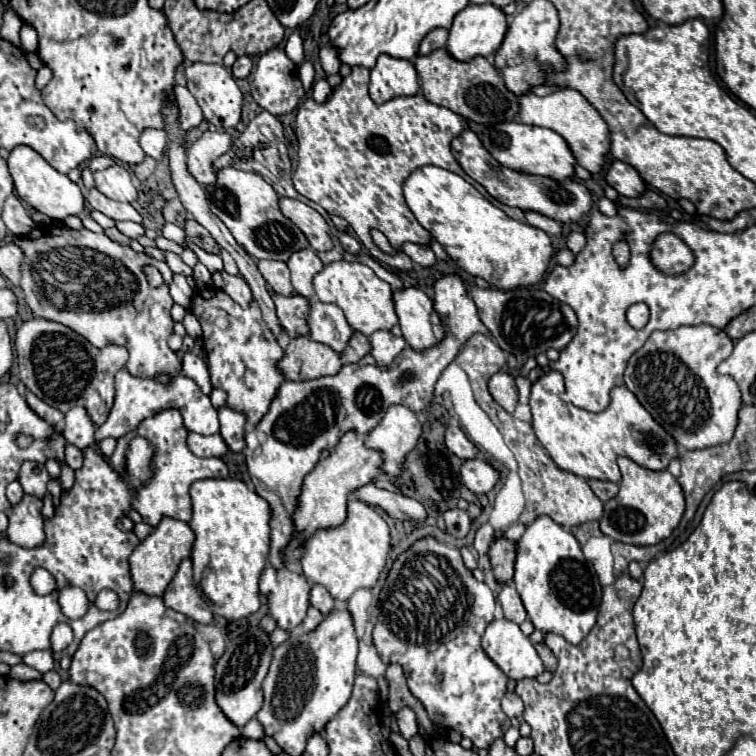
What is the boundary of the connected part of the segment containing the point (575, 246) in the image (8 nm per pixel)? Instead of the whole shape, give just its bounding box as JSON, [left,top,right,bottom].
[566,232,586,254]

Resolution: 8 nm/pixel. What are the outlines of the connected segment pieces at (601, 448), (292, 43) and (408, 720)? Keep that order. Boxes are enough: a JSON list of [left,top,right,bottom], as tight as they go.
[[532,370,678,482],[285,30,305,66],[396,706,418,740]]

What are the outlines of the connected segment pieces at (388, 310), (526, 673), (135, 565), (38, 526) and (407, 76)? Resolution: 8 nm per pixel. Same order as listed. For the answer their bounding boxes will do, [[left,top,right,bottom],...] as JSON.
[[314,262,398,336],[482,618,544,680],[130,518,194,596],[6,494,44,548],[369,56,418,104]]

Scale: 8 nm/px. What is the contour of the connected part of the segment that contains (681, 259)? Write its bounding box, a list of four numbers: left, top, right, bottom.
[650,232,694,276]

